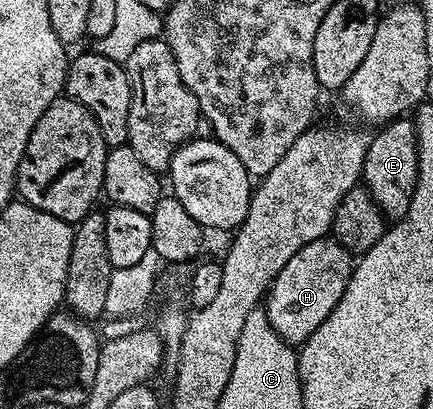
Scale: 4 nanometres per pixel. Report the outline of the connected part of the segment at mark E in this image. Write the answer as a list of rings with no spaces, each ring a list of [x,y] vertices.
[[[407,118],[384,123],[376,132],[379,133],[371,136],[371,145],[365,154],[361,180],[384,217],[394,222],[405,215],[409,202],[413,202],[413,190],[417,186],[417,134],[414,123]]]

